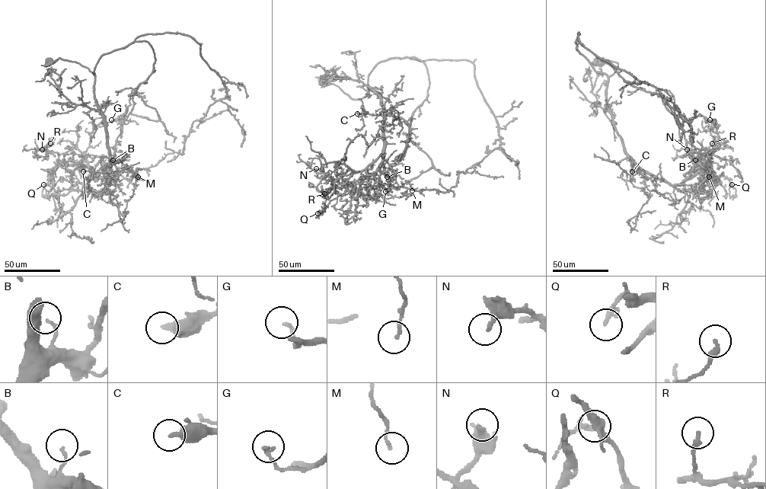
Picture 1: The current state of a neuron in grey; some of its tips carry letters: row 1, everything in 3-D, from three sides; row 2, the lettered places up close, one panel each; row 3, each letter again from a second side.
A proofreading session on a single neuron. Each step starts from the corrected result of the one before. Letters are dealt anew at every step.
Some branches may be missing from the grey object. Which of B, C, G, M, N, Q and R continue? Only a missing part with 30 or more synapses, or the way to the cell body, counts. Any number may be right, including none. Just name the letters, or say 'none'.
none

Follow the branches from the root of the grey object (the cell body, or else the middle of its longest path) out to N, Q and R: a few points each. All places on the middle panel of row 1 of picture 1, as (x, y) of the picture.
N: (323, 78), (352, 98), (365, 97), (368, 87), (379, 96), (384, 152), (373, 173), (341, 186), (316, 168)
Q: (323, 78), (352, 98), (365, 97), (368, 87), (379, 96), (384, 152), (373, 173), (333, 186), (317, 213)
R: (323, 78), (354, 99), (369, 87), (384, 117), (378, 168), (341, 186), (325, 176), (316, 188), (324, 193)

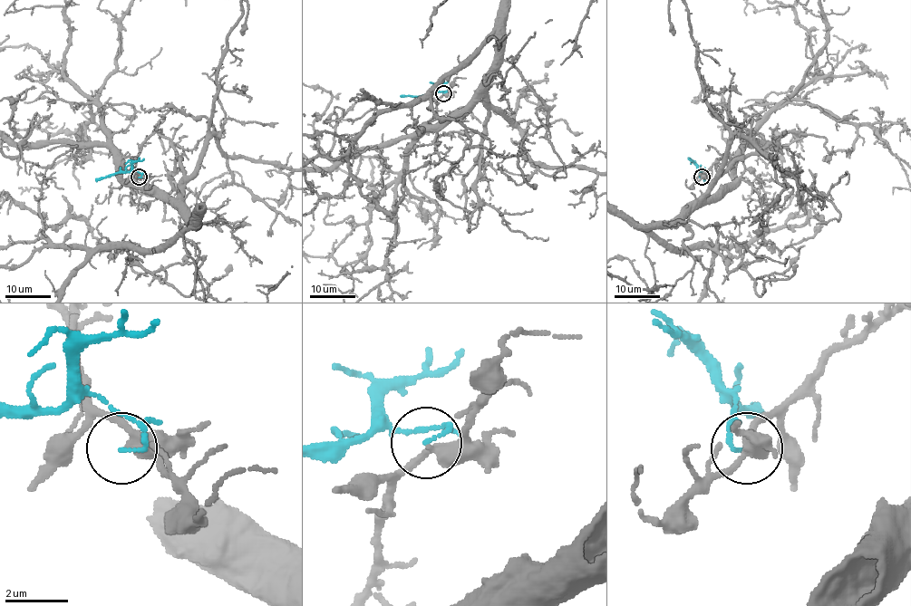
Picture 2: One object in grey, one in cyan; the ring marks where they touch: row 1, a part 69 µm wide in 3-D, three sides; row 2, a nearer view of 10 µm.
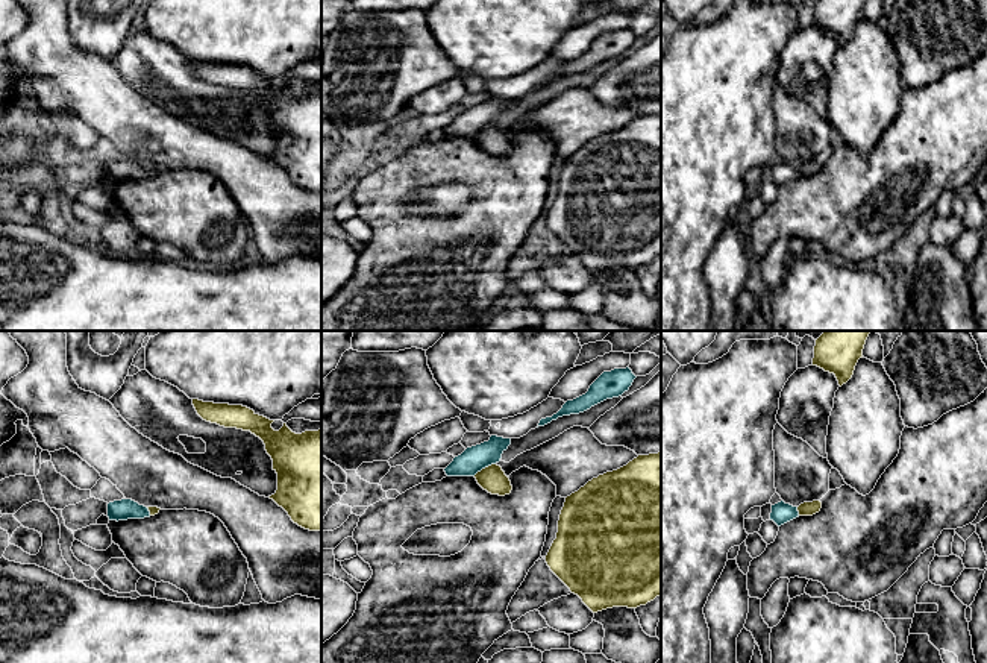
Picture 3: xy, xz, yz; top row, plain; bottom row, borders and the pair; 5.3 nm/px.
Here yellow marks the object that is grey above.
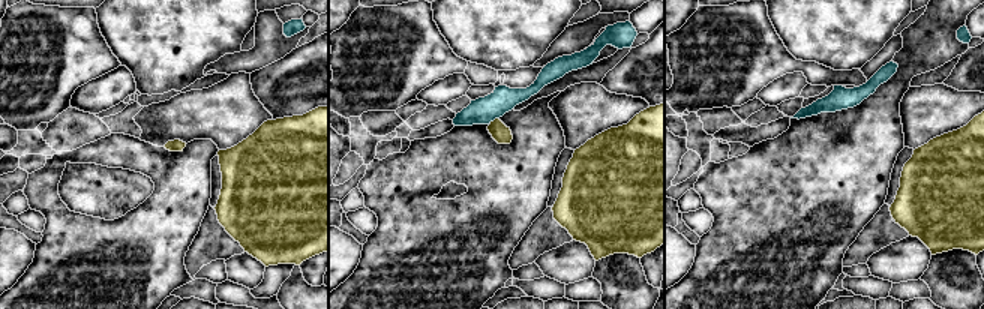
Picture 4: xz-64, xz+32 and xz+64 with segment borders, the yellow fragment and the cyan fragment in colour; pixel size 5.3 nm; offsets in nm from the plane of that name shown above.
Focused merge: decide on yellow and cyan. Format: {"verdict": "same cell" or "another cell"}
{"verdict": "another cell"}

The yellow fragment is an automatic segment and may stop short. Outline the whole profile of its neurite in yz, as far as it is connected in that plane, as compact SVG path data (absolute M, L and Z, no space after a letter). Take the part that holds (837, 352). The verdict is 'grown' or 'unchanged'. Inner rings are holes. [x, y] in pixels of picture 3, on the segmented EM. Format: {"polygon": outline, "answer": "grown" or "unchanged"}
{"polygon": "M825 331L814 346L813 366L834 373L838 385L846 384L855 370L872 331Z", "answer": "unchanged"}

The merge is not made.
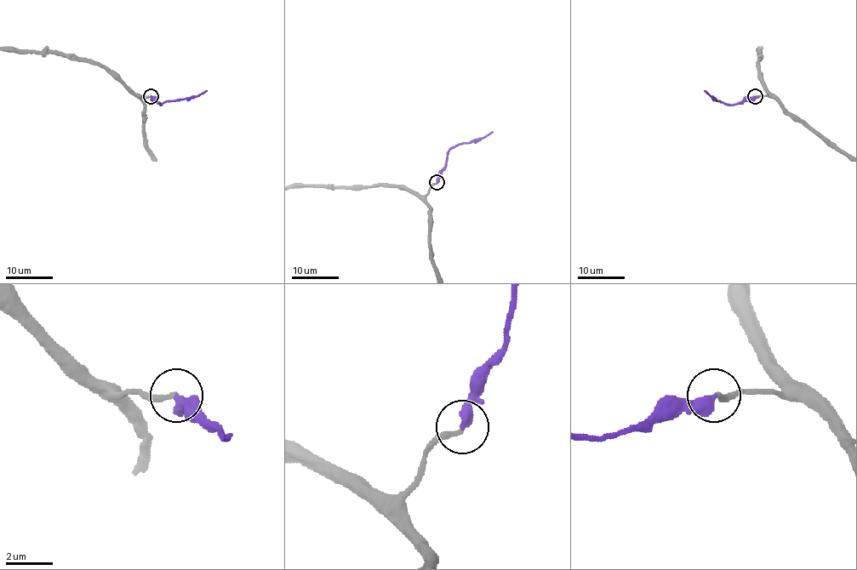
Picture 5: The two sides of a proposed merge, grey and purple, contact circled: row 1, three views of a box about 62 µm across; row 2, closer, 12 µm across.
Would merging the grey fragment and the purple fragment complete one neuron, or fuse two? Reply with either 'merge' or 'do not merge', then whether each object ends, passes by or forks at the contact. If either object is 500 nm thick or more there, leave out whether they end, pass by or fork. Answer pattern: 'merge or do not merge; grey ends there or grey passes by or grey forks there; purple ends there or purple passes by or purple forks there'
merge; grey ends there; purple ends there

